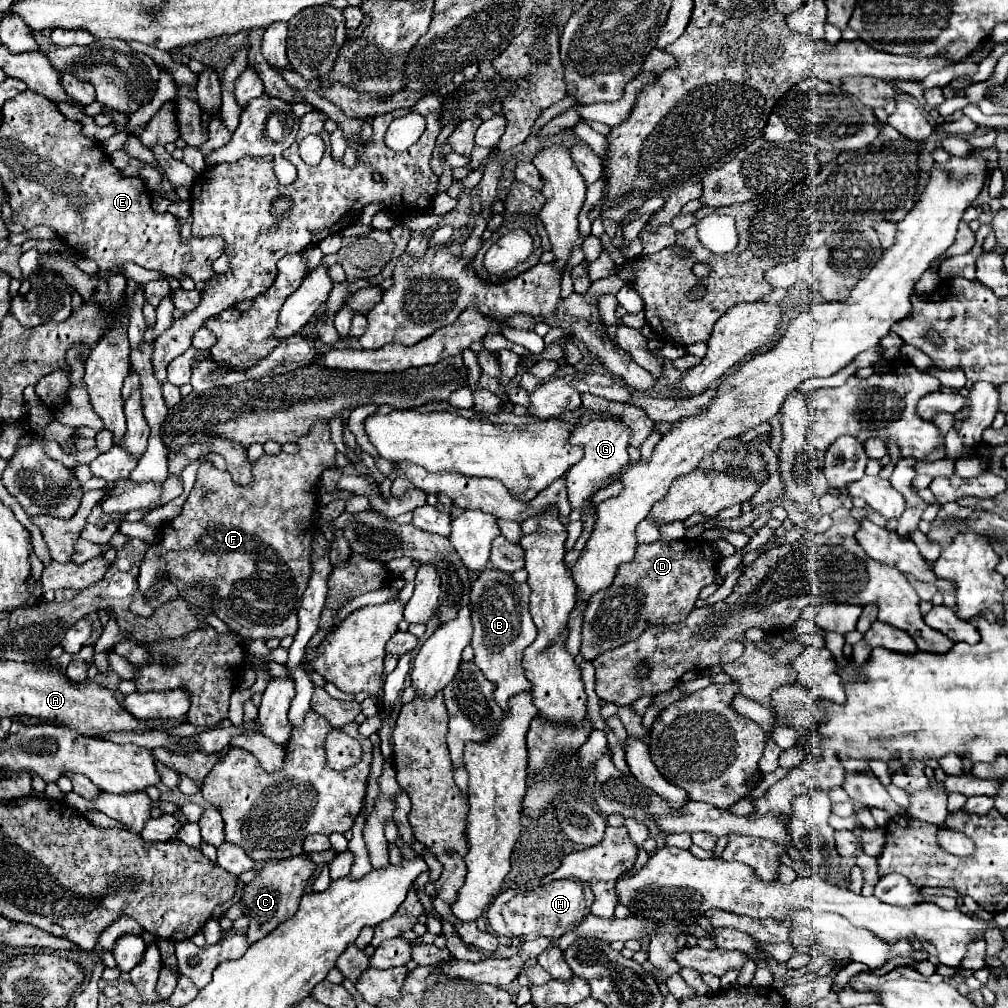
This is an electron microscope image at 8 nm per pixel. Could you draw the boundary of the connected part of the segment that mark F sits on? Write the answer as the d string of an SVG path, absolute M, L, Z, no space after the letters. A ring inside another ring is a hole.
M313 425L307 437L297 441L299 453L287 455L261 455L253 463L253 483L239 487L233 483L227 471L219 471L213 463L201 463L197 471L195 487L189 493L183 511L163 527L163 539L157 545L149 545L141 573L139 589L145 593L157 583L155 597L161 591L159 575L173 581L179 591L187 585L215 587L215 615L229 625L231 631L245 639L283 639L297 633L297 609L301 605L301 595L307 587L311 575L311 541L313 541L313 515L317 509L317 483L325 467L335 467L335 445L329 439L329 425Z

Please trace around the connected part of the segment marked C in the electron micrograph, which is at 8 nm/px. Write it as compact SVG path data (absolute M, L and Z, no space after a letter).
M297 855L291 859L281 859L281 861L267 861L255 875L255 879L251 879L245 887L243 887L243 895L239 897L239 901L243 903L243 915L249 917L249 927L247 927L247 941L255 943L261 937L269 935L279 923L291 919L299 907L299 899L305 893L307 881L311 879L311 875L317 871L317 865L305 855Z

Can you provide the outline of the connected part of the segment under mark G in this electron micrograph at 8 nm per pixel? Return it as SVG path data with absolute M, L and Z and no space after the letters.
M593 419L589 423L577 425L571 437L573 445L581 445L585 455L579 463L575 463L565 481L567 481L567 491L569 491L569 505L573 509L579 509L591 501L591 497L613 483L613 477L629 463L627 447L629 447L629 429L625 423L615 423L611 419Z

